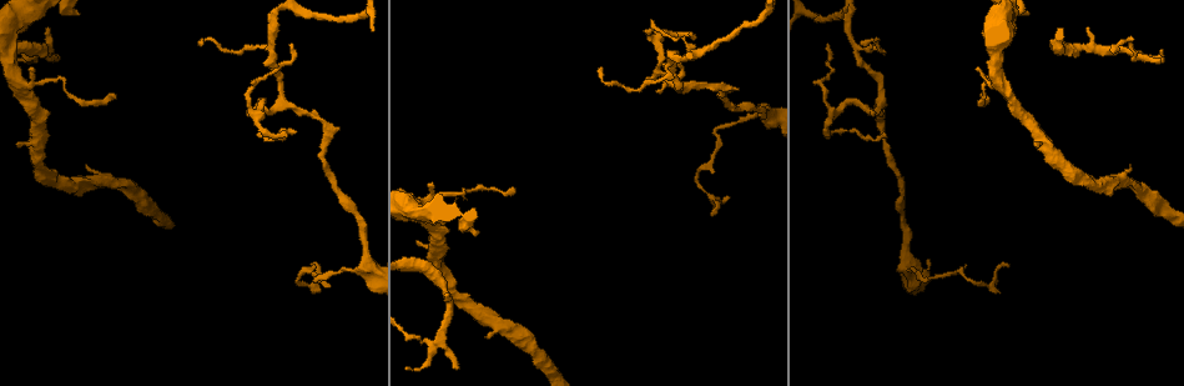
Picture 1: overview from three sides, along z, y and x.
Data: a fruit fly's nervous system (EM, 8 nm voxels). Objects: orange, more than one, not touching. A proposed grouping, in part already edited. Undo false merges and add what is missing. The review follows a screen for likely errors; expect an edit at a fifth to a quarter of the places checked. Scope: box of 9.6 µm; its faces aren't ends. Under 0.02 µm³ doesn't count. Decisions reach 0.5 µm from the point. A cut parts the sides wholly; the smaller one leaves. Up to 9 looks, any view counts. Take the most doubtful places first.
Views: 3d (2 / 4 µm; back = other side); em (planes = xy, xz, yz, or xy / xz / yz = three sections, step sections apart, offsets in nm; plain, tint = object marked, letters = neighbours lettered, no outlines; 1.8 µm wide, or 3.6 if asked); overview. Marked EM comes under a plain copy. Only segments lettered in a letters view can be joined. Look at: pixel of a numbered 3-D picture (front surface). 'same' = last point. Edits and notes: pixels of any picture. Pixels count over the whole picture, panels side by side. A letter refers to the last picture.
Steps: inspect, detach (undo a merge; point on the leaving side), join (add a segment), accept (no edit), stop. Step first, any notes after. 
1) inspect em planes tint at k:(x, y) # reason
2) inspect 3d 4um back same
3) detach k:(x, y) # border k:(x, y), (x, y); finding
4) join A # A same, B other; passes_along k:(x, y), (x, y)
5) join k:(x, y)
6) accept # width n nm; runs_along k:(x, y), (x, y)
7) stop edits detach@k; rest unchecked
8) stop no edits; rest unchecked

inspect 3d 2um at 1:(881, 124) # sharp bend

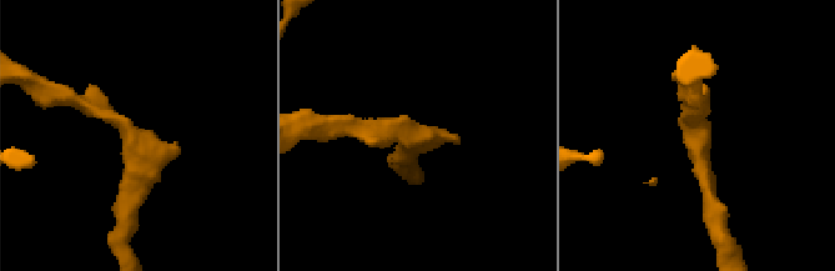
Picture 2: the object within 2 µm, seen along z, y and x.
inspect em 3.6um planes letters at 2:(697, 140)

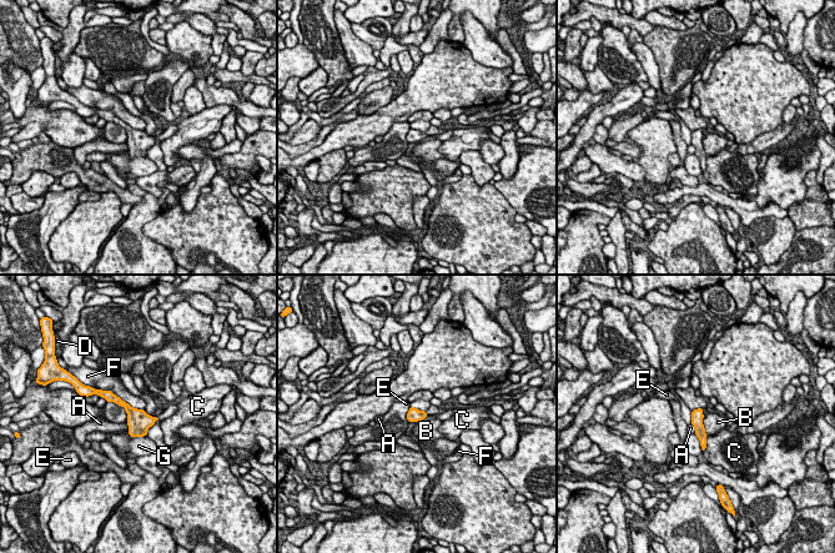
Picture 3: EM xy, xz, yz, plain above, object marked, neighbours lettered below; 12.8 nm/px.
accept # width 160 nm; A other, B other, C other, D other, E other, F other, G other; border 3:(102, 390), (144, 410); continuous, no second neuron

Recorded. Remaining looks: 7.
inspect 3d 4um at 1:(418, 243) # branch stops here

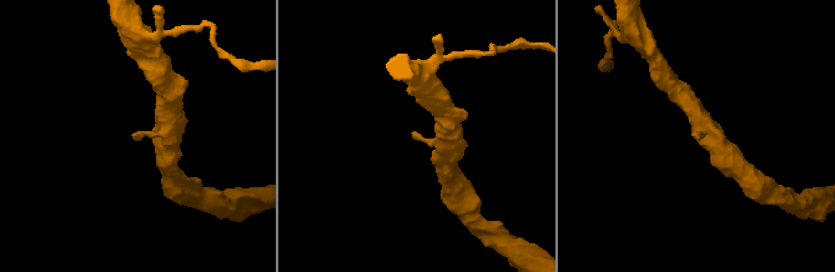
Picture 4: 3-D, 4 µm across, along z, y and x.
inspect em planes letters at 4:(134, 136)

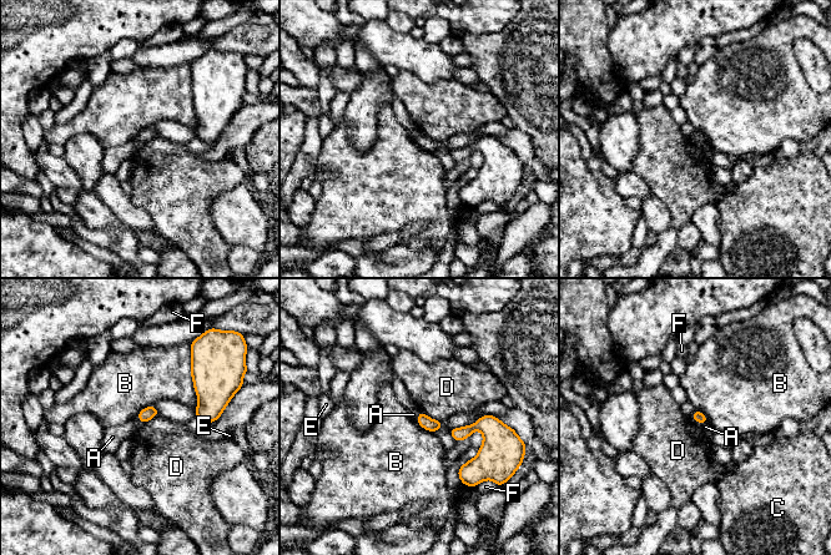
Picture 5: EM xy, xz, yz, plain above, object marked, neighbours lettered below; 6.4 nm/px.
accept # A other, B other, C other, D other, E other, F other; border 5:(136, 417), (141, 423); none of them fits

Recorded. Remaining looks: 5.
inspect 3d 2um back at 1:(58, 54) # tapers out

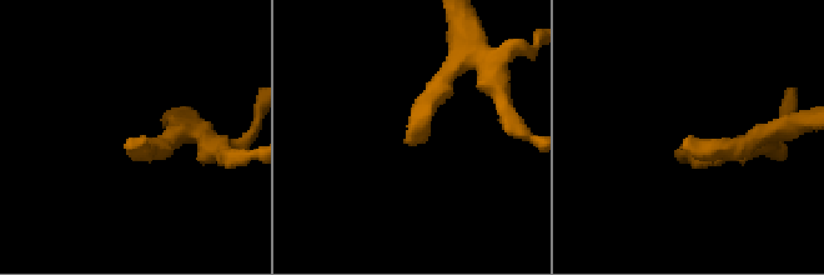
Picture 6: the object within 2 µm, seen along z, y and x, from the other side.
inspect em planes letters at 6:(130, 142) # shape alone is not enough

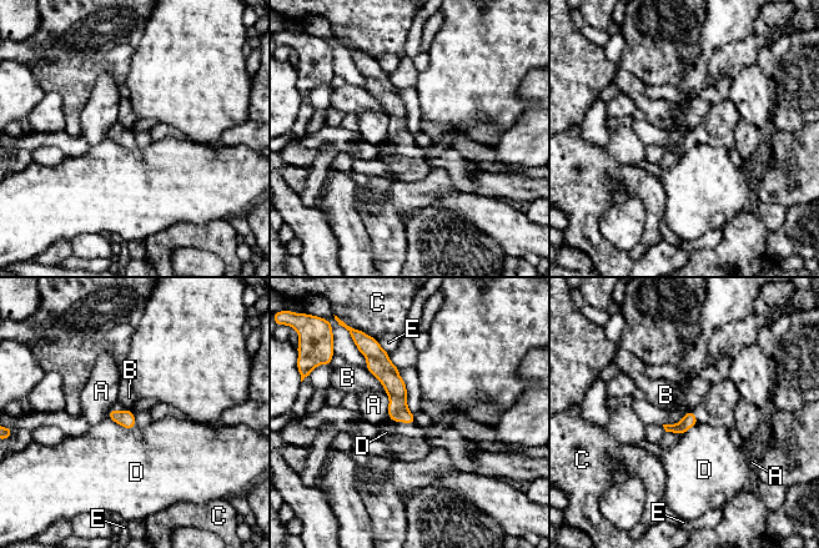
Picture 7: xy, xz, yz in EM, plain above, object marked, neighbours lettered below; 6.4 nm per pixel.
accept # longest_contact B 200 nm; A other, B other, C other, D other, E other; border 7:(365, 367), (382, 385), (385, 391); no lettered segment goes on from it

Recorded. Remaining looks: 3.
inspect 3d 2um at 1:(447, 292) # free end

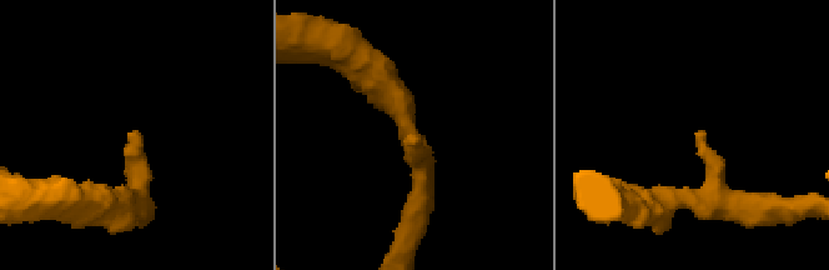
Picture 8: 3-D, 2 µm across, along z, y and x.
inspect em xy step 4 tint at 8:(137, 133) # arm_widths 190, 220 nm

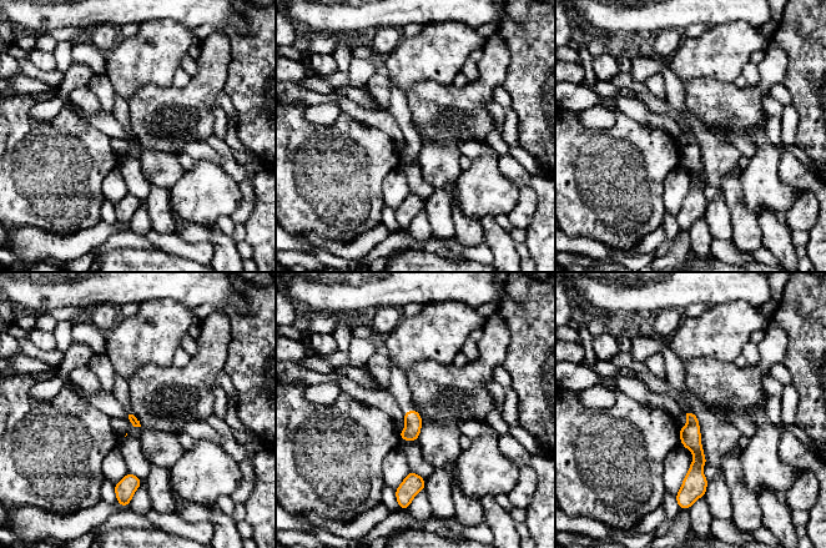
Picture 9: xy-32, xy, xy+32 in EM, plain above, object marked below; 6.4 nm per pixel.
inspect em planes letters same # another direction

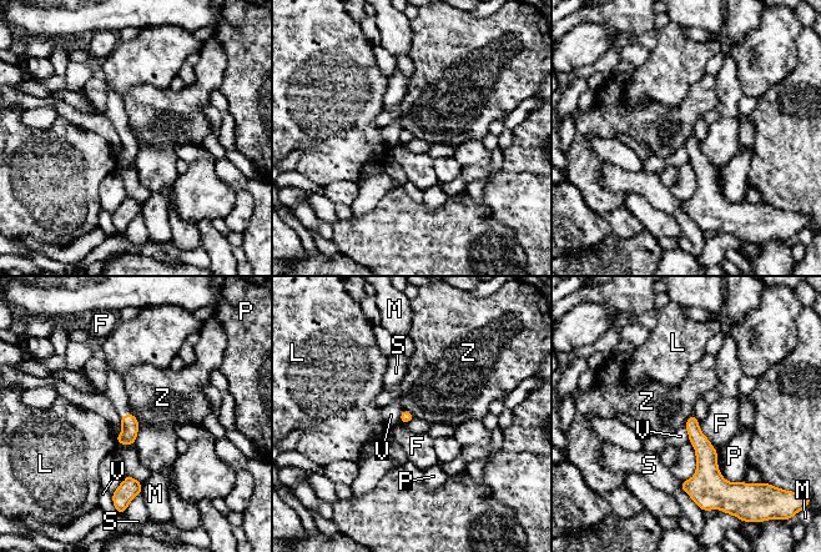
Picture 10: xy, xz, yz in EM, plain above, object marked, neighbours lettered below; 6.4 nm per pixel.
accept # longest_contact F 340 nm; F other, L other, M other, P other, S other, V other, Z other; border 10:(691, 412), (684, 425); none of them fits

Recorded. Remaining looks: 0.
stop no edits; rest unchecked

